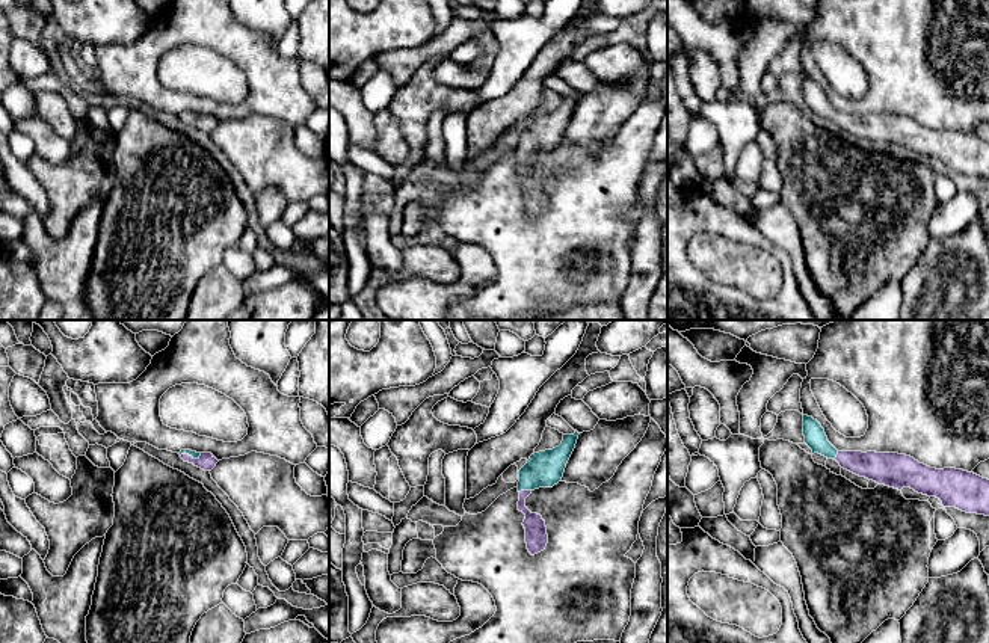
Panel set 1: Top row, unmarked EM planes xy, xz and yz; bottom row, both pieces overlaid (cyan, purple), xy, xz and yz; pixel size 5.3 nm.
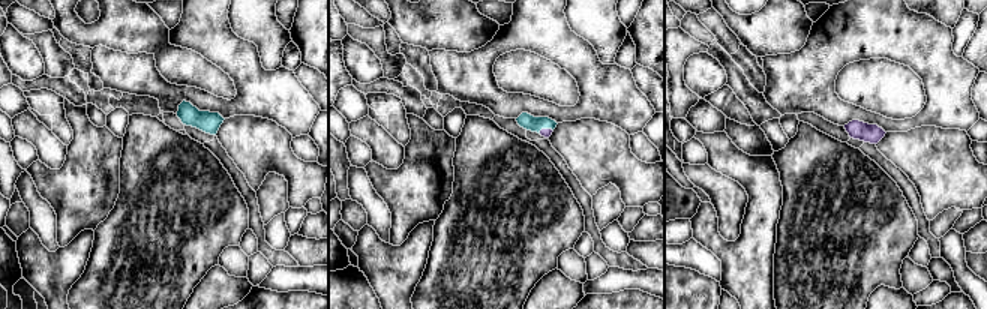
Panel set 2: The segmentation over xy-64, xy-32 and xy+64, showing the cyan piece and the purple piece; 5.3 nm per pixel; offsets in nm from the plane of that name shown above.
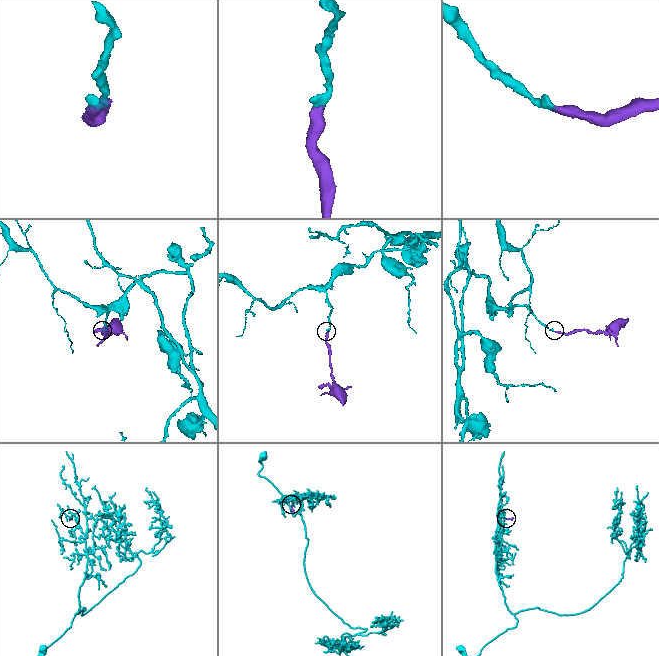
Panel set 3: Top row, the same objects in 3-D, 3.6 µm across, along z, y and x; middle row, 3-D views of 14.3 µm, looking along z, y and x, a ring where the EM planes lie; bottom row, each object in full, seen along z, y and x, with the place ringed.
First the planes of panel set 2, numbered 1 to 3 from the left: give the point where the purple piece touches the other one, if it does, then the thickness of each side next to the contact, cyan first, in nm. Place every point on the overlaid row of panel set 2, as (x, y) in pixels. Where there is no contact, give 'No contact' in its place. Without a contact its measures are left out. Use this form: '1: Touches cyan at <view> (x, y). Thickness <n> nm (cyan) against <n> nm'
1: No contact
2: Touches cyan at xy-32 (545, 128). Thickness 90 nm (cyan) against 50 nm
3: No contact

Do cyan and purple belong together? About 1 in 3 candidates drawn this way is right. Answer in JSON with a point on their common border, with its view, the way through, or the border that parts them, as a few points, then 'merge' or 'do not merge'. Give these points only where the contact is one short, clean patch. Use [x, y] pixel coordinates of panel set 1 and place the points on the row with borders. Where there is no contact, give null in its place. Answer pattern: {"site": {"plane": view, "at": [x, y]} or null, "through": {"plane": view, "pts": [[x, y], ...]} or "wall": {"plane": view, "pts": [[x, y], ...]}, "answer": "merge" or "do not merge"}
{"site": {"plane": "xz", "at": [524, 489]}, "through": {"plane": "xz", "pts": [[545, 468], [524, 489], [523, 509], [535, 527]]}, "answer": "merge"}

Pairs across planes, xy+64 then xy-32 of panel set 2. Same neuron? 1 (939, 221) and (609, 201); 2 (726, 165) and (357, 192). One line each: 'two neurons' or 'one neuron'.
1: one neuron
2: two neurons

